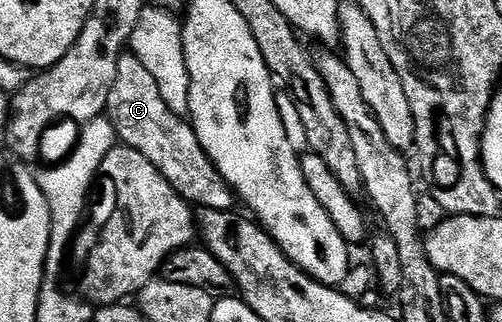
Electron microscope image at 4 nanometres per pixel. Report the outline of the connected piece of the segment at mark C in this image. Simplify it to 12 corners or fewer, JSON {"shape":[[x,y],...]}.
{"shape":[[124,52],[105,110],[192,206],[235,194],[195,130],[161,95],[146,60]]}

